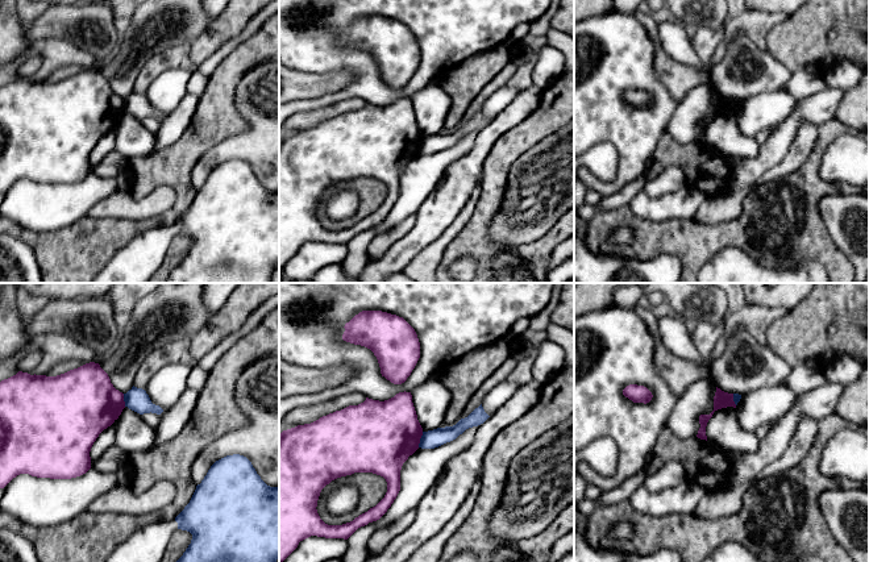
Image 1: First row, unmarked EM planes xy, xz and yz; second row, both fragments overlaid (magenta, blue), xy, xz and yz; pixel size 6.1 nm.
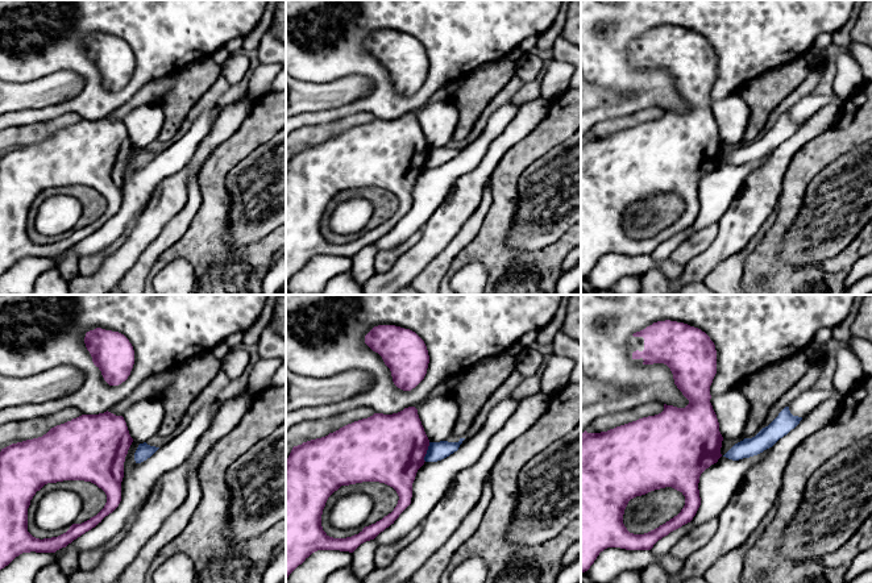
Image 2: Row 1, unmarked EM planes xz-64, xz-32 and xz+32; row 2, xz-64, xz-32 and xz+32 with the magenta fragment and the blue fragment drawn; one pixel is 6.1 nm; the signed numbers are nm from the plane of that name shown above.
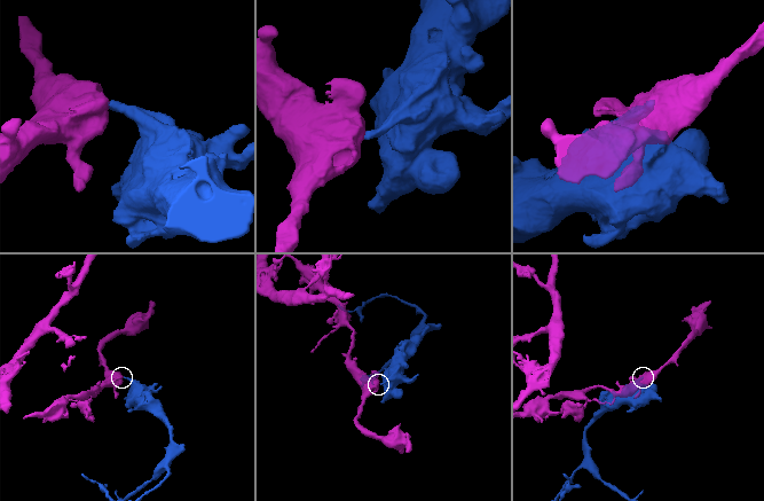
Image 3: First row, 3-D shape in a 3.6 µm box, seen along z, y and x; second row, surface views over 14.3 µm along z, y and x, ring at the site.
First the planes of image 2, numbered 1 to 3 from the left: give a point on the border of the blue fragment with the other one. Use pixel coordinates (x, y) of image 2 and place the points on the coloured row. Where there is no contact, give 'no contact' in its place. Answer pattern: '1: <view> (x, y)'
1: no contact
2: xz-32 (426, 452)
3: no contact

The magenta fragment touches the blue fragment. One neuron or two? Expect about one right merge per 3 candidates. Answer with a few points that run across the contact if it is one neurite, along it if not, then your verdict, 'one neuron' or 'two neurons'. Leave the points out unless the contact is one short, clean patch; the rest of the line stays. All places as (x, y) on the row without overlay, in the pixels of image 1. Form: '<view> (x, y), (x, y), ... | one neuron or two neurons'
xz (423, 137), (418, 152) | two neurons

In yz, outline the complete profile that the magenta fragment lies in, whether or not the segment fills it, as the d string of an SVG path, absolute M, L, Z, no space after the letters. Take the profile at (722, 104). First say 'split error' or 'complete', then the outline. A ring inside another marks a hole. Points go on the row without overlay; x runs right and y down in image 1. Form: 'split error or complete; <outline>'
complete; M716 92L716 97L714 101L714 116L710 120L700 120L699 121L700 133L697 140L698 143L707 146L706 132L707 132L708 125L712 122L715 116L722 115L722 113L727 113L727 112L736 113L736 109L733 107L733 99L724 97Z

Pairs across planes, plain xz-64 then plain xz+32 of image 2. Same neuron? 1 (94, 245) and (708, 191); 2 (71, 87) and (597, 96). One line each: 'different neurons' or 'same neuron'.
1: same neuron
2: same neuron

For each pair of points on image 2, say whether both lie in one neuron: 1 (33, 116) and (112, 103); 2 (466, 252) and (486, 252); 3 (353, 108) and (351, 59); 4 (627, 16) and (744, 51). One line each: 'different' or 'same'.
1: same
2: same
3: same
4: same

